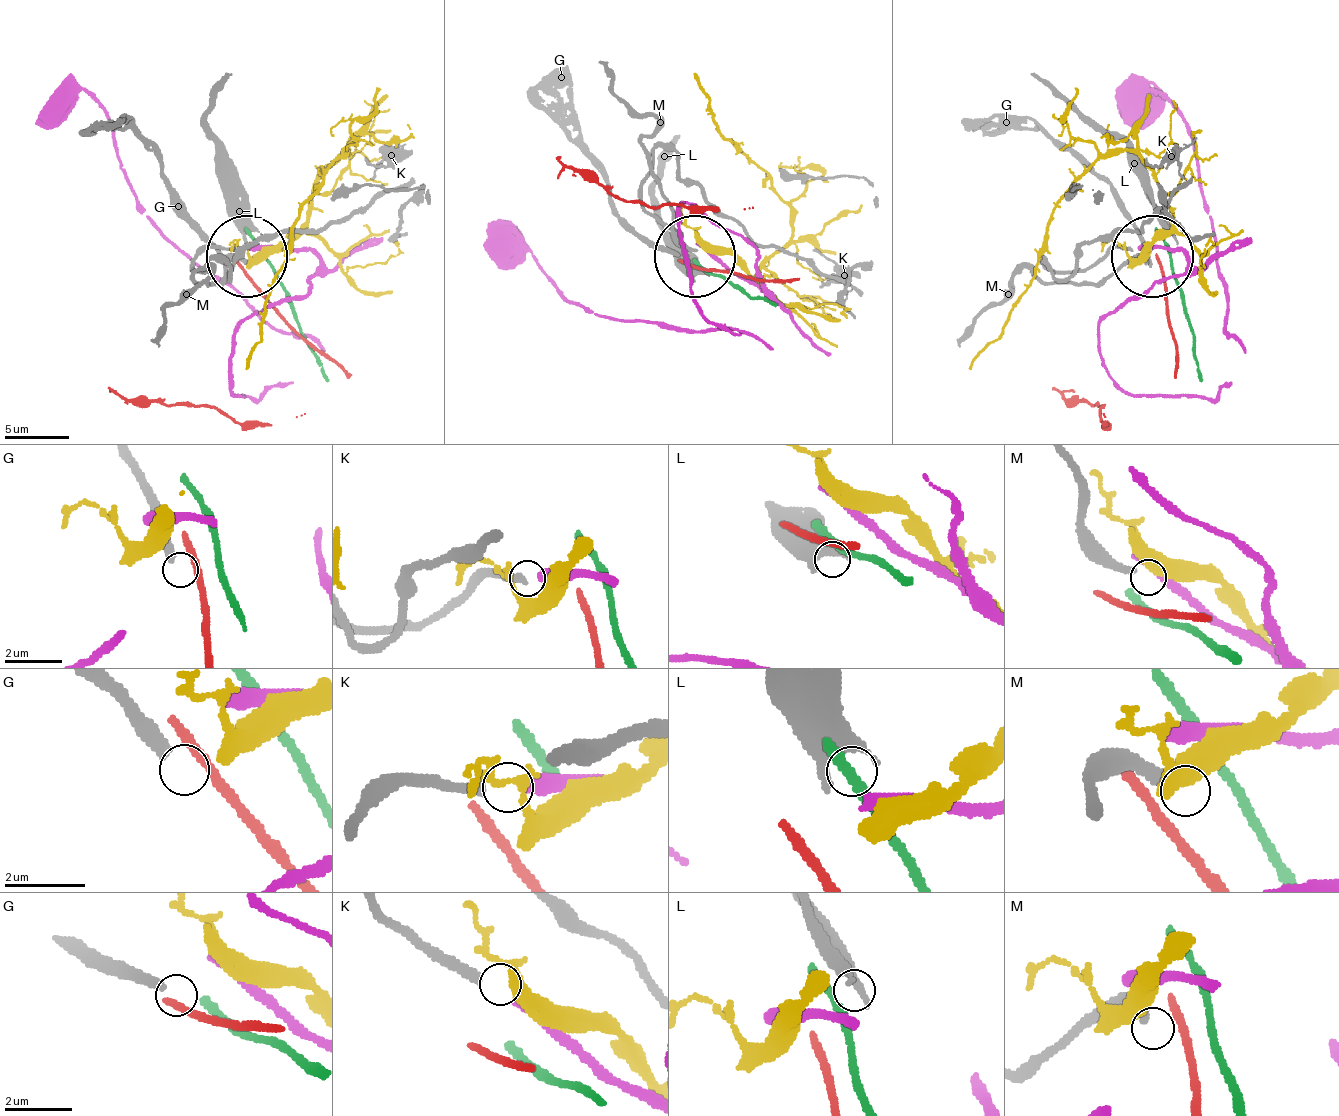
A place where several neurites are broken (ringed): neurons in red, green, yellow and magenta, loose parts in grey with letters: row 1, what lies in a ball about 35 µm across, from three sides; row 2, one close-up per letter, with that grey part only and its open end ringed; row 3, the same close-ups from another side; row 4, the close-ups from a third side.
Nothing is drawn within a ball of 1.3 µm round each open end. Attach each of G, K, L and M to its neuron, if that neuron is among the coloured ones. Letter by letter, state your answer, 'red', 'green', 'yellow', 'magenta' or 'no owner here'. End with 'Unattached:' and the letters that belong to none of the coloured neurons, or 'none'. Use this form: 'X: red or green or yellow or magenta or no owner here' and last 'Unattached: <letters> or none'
G: no owner here
K: magenta
L: no owner here
M: no owner here
Unattached: G, L, M

